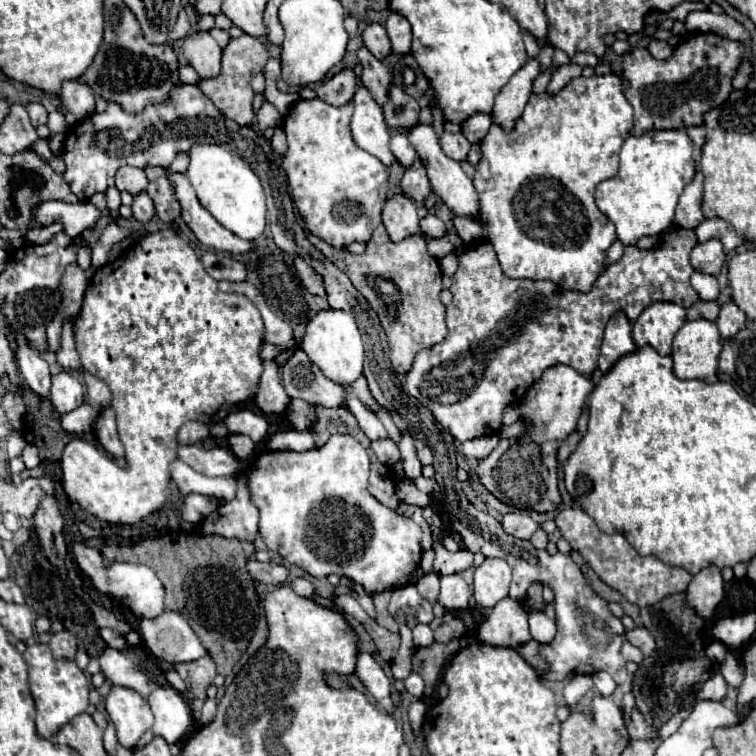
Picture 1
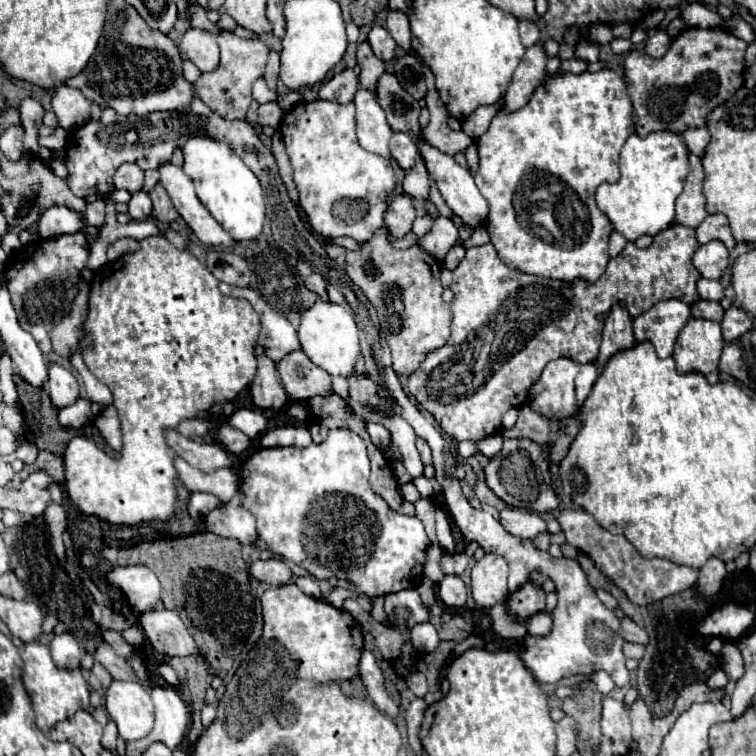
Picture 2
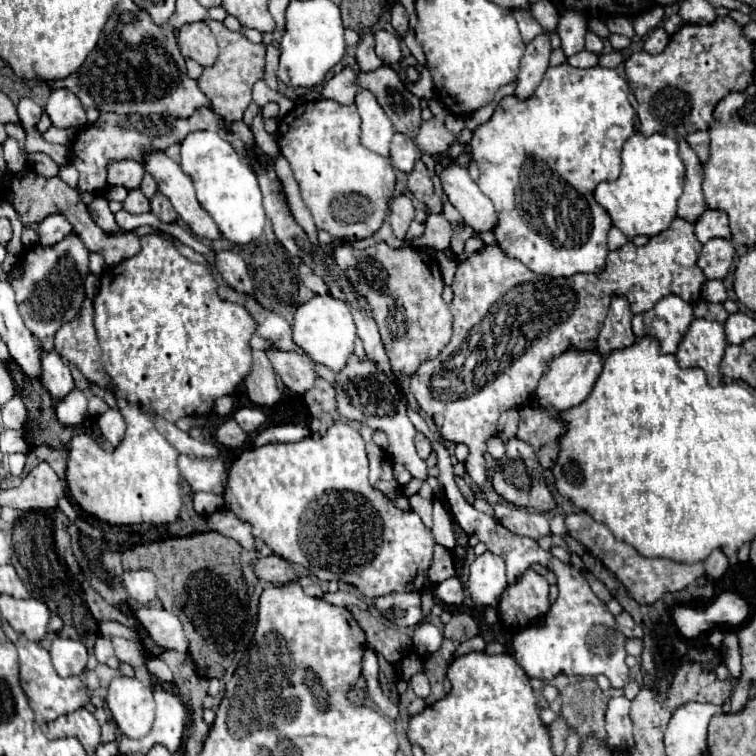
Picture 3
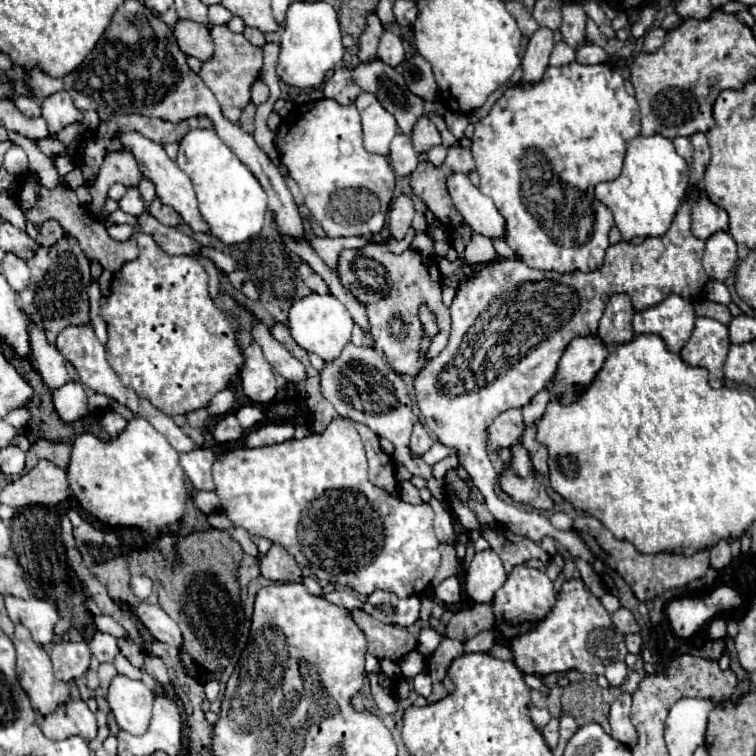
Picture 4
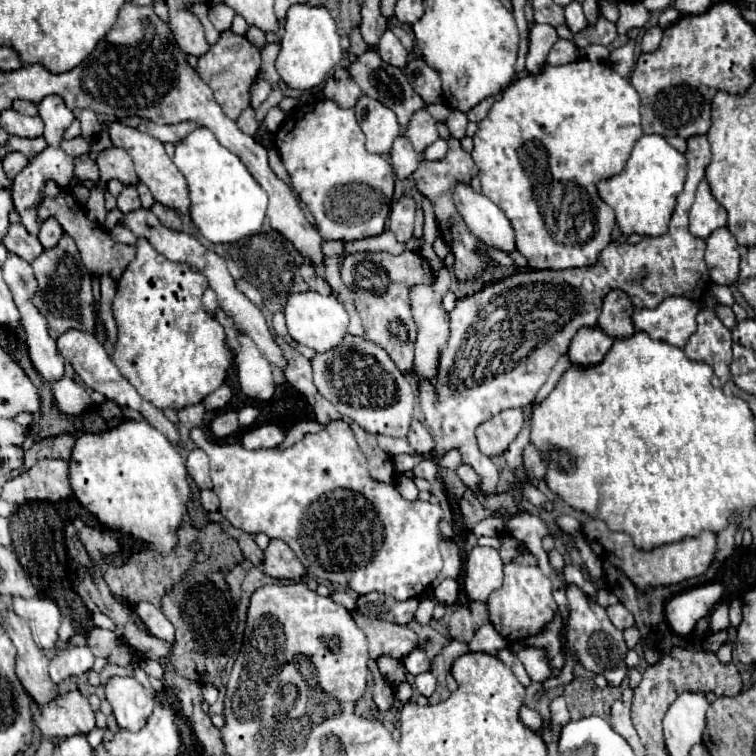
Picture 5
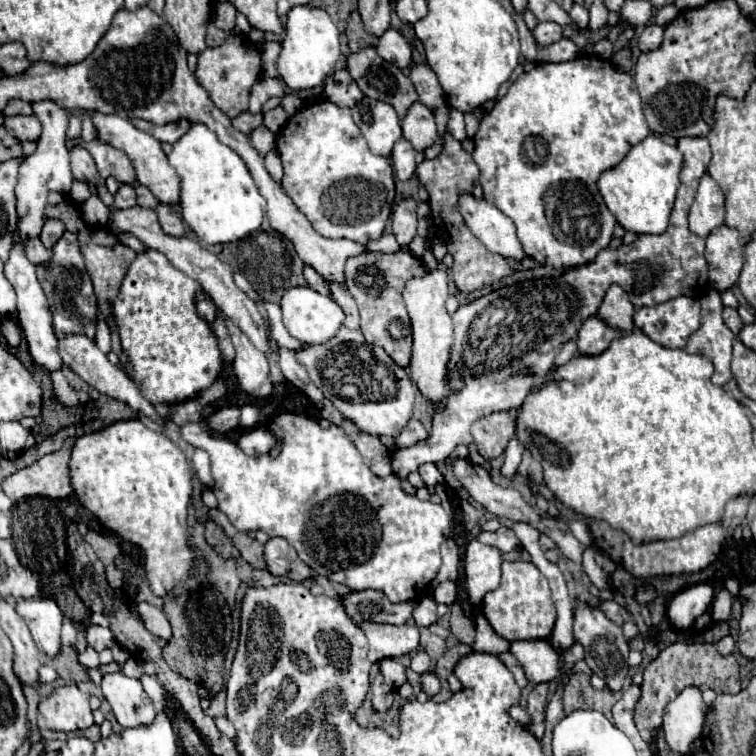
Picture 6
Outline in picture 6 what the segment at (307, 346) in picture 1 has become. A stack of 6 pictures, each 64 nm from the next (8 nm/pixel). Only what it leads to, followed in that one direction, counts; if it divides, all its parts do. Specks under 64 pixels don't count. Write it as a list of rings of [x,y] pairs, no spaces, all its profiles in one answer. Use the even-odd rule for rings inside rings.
[[[308,286],[286,290],[280,308],[282,308],[282,318],[284,318],[286,330],[304,344],[324,344],[324,342],[332,340],[338,334],[338,330],[346,318],[342,308],[332,300],[332,296],[322,296]]]

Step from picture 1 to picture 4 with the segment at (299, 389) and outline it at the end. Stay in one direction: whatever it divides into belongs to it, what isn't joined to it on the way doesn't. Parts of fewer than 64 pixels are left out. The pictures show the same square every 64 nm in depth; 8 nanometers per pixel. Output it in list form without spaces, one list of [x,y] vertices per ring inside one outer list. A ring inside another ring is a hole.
[[[258,322],[254,328],[252,328],[252,336],[256,340],[256,344],[260,344],[266,360],[272,364],[272,368],[286,380],[286,382],[292,382],[292,384],[298,384],[298,382],[304,382],[308,378],[306,374],[306,368],[304,364],[294,356],[290,354],[280,342],[276,342],[272,338],[272,334],[268,332],[268,328]]]

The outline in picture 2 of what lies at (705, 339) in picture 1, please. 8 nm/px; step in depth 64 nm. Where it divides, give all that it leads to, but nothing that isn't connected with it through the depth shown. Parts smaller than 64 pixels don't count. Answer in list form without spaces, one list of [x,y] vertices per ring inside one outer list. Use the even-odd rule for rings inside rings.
[[[690,318],[678,334],[674,354],[680,374],[700,372],[710,384],[718,382],[718,360],[724,348],[720,324],[704,318]]]

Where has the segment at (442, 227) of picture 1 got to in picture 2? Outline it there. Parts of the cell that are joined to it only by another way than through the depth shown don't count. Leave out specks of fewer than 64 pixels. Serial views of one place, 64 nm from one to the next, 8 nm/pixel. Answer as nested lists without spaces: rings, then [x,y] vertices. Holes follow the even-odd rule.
[[[426,214],[426,216],[422,216],[422,218],[416,218],[412,232],[414,232],[416,236],[424,236],[424,234],[428,234],[428,232],[432,230],[432,226],[434,226],[434,218],[432,218],[430,214]]]

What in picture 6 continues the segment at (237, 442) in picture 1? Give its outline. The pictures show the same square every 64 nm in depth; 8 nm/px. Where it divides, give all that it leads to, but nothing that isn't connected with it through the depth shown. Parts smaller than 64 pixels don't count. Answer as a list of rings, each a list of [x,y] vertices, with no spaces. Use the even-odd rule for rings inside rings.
[[[236,406],[220,408],[208,420],[208,426],[218,434],[226,434],[226,432],[234,430],[238,424],[240,424],[240,408],[236,408]]]

